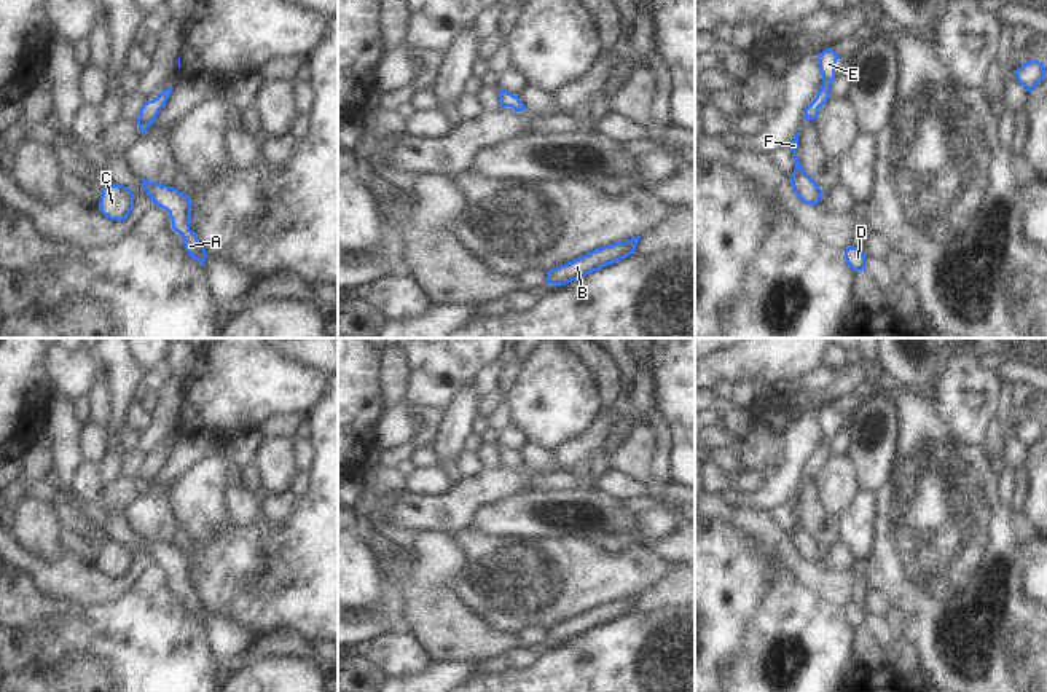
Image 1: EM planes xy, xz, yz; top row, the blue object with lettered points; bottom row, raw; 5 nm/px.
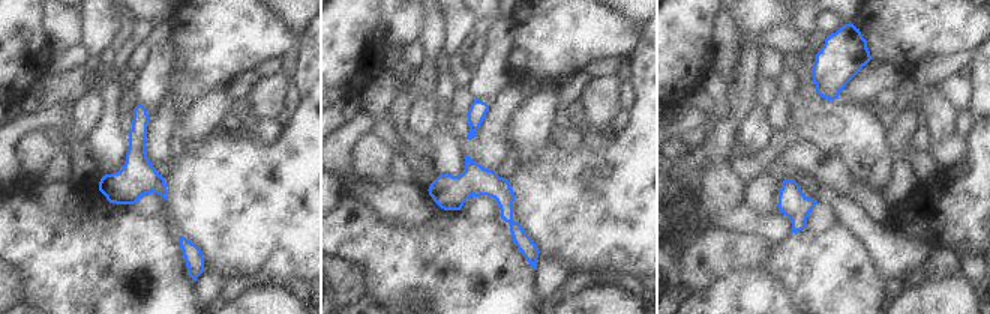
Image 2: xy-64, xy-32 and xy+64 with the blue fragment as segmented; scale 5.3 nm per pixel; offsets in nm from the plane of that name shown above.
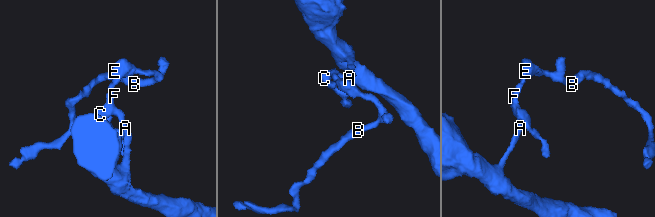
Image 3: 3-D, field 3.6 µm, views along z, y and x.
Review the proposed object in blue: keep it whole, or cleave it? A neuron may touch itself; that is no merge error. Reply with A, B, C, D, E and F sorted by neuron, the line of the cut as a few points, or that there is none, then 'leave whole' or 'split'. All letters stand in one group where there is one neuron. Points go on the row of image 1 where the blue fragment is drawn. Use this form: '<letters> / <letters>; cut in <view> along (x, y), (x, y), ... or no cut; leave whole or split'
A B C D E F; no cut; leave whole

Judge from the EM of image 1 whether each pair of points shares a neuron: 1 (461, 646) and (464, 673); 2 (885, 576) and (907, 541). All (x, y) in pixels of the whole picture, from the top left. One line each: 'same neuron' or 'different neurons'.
1: different neurons
2: same neuron

